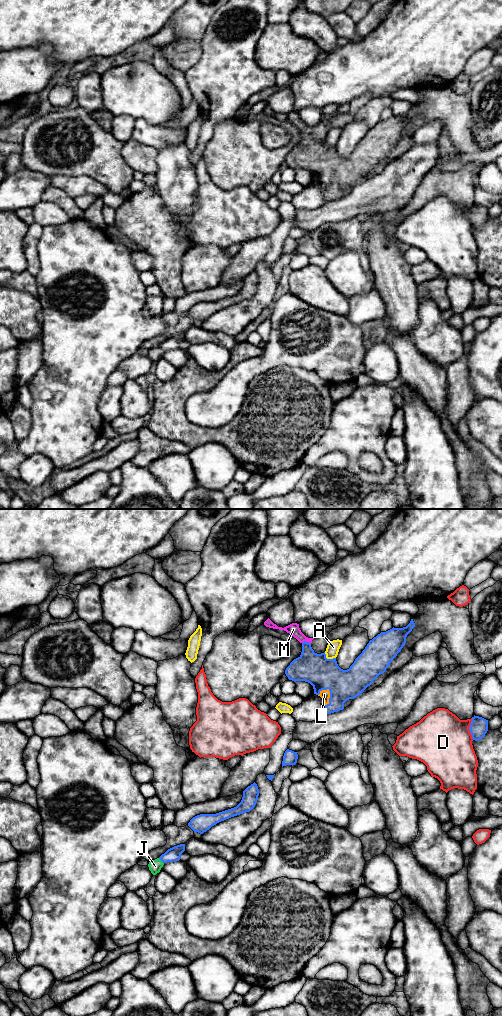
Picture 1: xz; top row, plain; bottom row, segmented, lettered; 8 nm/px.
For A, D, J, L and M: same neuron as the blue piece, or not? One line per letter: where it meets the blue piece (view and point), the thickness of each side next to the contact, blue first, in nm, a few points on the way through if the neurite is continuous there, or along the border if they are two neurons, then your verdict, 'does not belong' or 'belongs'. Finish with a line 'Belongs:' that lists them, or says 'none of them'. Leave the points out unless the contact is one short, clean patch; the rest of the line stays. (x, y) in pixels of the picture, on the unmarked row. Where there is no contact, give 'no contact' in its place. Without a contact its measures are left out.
A: meets blue in xz at (328, 147); 260 nm thick on the blue side, 100 nm on the other; does not belong
D: meets blue in xz at (469, 217); 140 nm thick on the blue side, 460 nm on the other; does not belong
J: meets blue in xz at (161, 348); 110 nm thick on the blue side, 100 nm on the other; runs through xz (173, 342), (161, 348), (155, 354); belongs
L: meets blue in xz at (330, 185); 260 nm thick on the blue side, 80 nm on the other; belongs
M: meets blue in xz at (305, 129); 240 nm thick on the blue side, 100 nm on the other; belongs
Belongs: J, L, M

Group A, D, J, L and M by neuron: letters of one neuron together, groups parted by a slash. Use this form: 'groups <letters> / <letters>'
groups A / D / J L M

